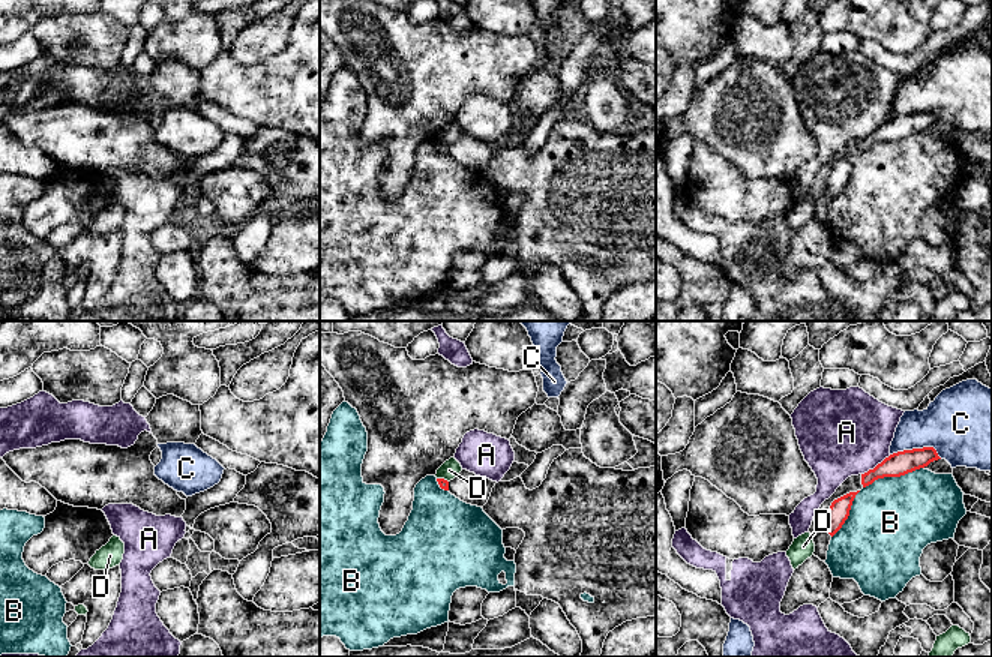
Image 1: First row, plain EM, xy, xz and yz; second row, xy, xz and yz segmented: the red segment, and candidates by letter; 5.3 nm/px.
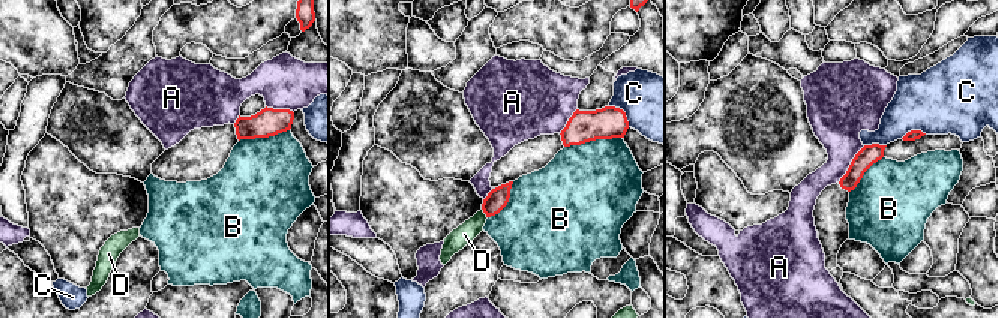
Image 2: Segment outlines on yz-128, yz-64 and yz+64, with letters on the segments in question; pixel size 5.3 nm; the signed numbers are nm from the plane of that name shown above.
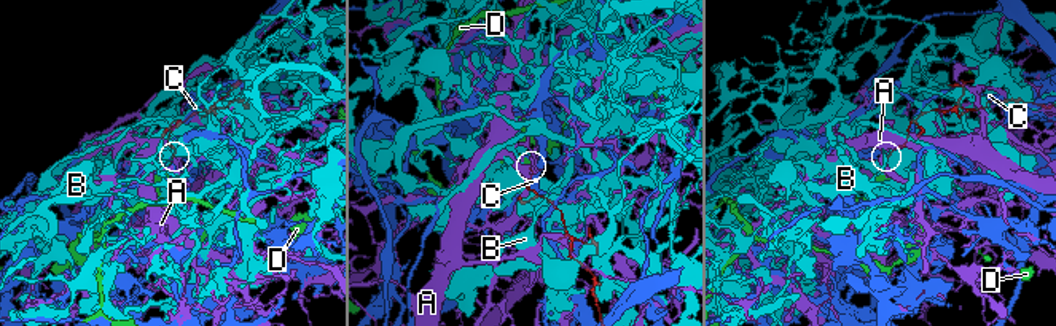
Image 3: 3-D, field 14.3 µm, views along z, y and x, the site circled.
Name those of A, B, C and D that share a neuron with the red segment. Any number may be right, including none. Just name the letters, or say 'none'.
D

